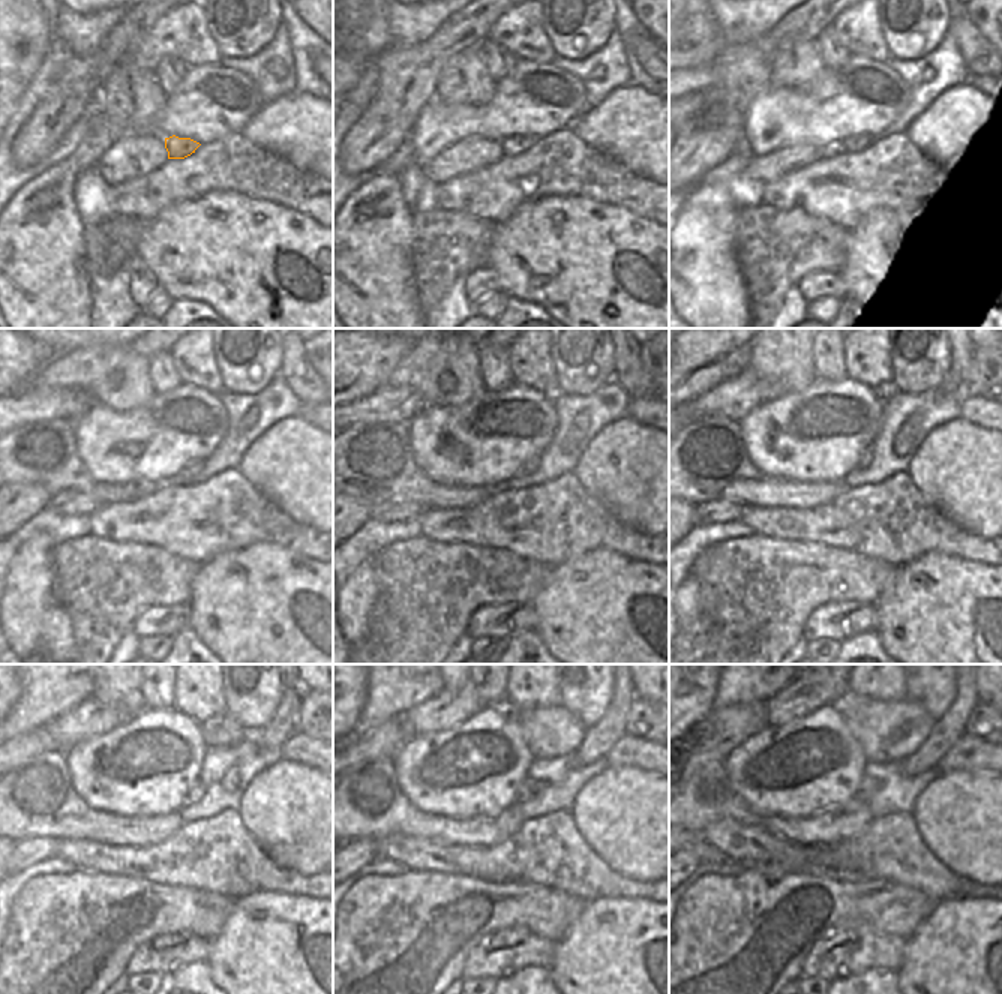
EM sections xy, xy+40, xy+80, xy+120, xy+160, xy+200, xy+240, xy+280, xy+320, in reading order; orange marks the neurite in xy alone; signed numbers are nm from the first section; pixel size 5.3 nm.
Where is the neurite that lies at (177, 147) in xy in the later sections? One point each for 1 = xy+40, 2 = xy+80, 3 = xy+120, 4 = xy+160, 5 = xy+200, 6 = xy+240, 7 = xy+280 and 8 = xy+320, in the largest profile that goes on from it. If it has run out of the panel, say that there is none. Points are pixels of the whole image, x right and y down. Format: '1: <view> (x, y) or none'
1: xy+40 (515, 144)
2: xy+80 (858, 143)
3: xy+120 (194, 468)
4: xy+160 (525, 470)
5: xy+200 (866, 459)
6: xy+240 (194, 795)
7: xy+280 (528, 789)
8: xy+320 (866, 787)

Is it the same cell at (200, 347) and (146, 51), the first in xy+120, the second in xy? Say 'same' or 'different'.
same

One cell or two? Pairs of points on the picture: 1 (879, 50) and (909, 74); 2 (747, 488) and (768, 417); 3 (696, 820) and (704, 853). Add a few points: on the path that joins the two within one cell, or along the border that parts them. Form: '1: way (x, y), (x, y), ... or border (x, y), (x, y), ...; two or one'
1: border (891, 57), (887, 62); two
2: border (741, 431), (746, 455), (764, 473), (786, 480); two
3: border (684, 828), (698, 834); two

